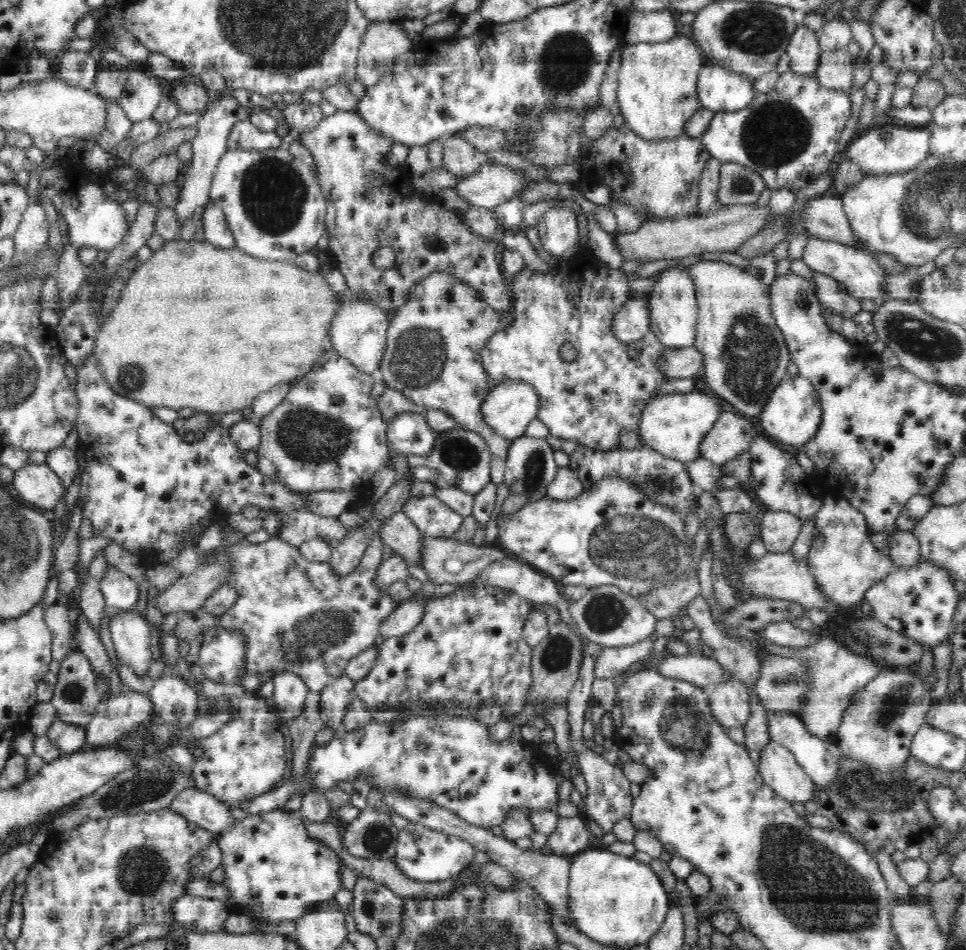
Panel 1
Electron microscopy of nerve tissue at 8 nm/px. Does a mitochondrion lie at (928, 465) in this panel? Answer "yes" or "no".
no

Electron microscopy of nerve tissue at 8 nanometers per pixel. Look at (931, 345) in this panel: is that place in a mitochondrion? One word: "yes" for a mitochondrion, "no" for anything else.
yes

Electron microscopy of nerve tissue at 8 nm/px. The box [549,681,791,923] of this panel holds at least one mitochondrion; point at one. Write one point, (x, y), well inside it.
(681, 726)

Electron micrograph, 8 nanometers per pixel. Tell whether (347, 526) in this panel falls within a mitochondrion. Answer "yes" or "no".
no

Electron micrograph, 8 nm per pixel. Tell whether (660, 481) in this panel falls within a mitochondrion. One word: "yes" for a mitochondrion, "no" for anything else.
yes

